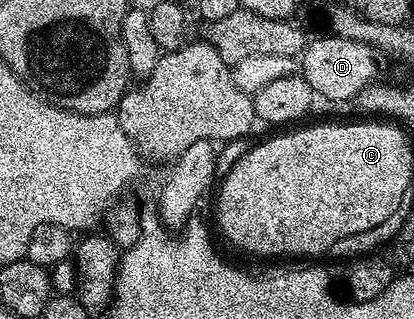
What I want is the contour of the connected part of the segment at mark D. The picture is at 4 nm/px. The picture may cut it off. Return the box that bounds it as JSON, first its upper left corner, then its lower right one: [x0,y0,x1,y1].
[298,33,378,105]

